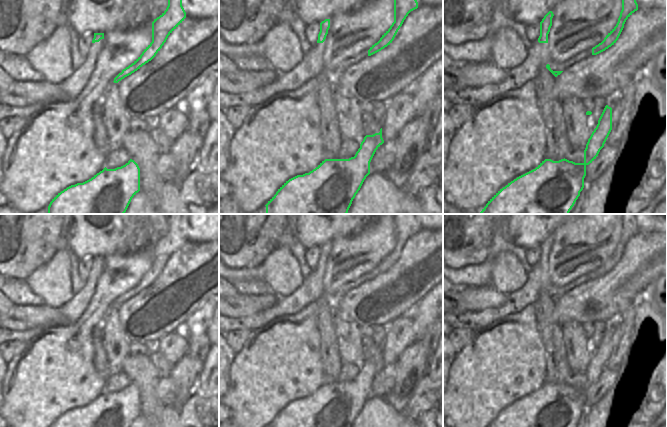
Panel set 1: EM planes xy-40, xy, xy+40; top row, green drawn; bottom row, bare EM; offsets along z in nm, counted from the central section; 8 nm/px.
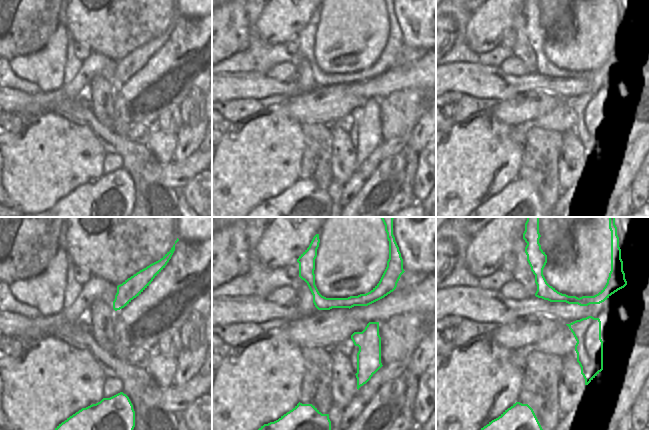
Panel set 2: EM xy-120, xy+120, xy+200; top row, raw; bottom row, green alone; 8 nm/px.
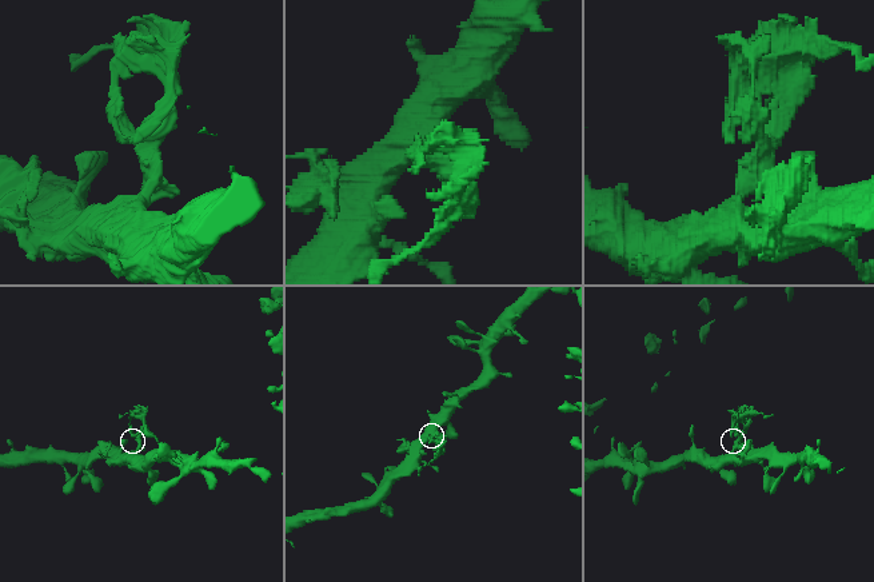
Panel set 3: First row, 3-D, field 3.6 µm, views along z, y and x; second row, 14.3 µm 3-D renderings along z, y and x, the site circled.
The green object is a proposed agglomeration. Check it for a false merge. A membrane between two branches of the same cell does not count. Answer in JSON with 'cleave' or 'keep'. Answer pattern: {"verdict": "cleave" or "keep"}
{"verdict": "cleave"}

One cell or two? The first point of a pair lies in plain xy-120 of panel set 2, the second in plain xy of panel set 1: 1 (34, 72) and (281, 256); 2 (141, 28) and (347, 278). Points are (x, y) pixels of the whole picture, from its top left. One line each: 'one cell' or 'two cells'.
1: one cell
2: two cells

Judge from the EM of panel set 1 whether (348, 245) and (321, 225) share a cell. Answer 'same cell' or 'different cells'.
different cells

